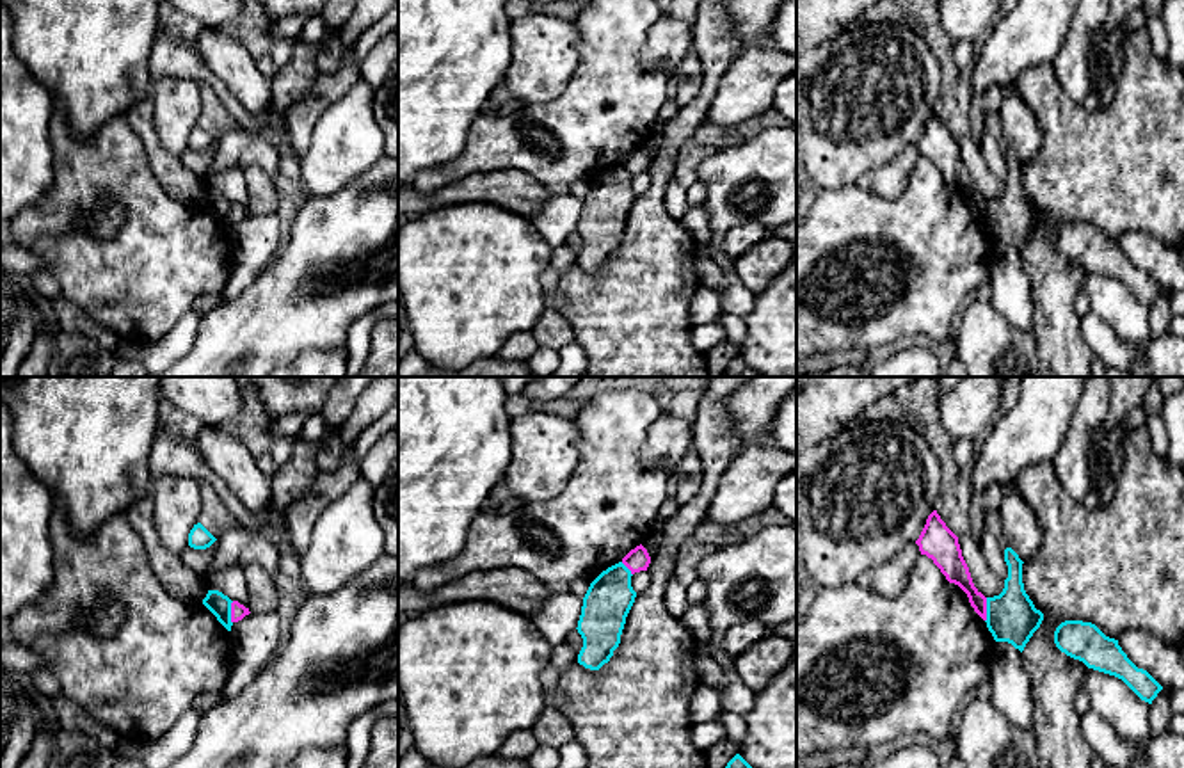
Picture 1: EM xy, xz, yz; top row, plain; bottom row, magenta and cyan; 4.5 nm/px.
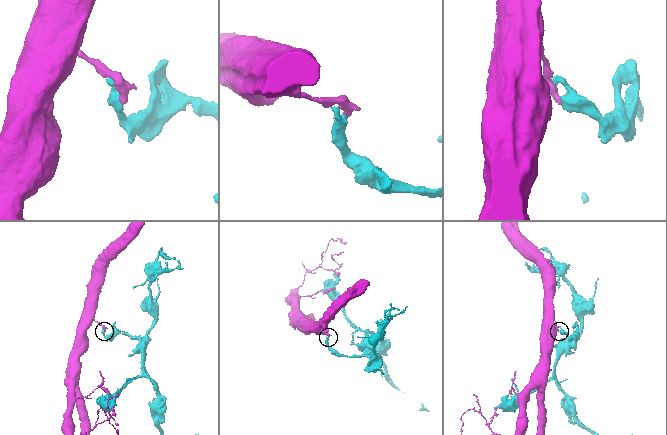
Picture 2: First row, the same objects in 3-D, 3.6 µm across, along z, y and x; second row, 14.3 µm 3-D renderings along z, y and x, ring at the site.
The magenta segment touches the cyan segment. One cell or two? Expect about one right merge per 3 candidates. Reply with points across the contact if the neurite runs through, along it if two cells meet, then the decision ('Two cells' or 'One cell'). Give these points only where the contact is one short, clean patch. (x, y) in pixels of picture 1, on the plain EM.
Boundary: yz (987, 200), (985, 223). Two cells

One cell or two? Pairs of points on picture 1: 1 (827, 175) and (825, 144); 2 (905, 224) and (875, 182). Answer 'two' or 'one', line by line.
1: one
2: two

